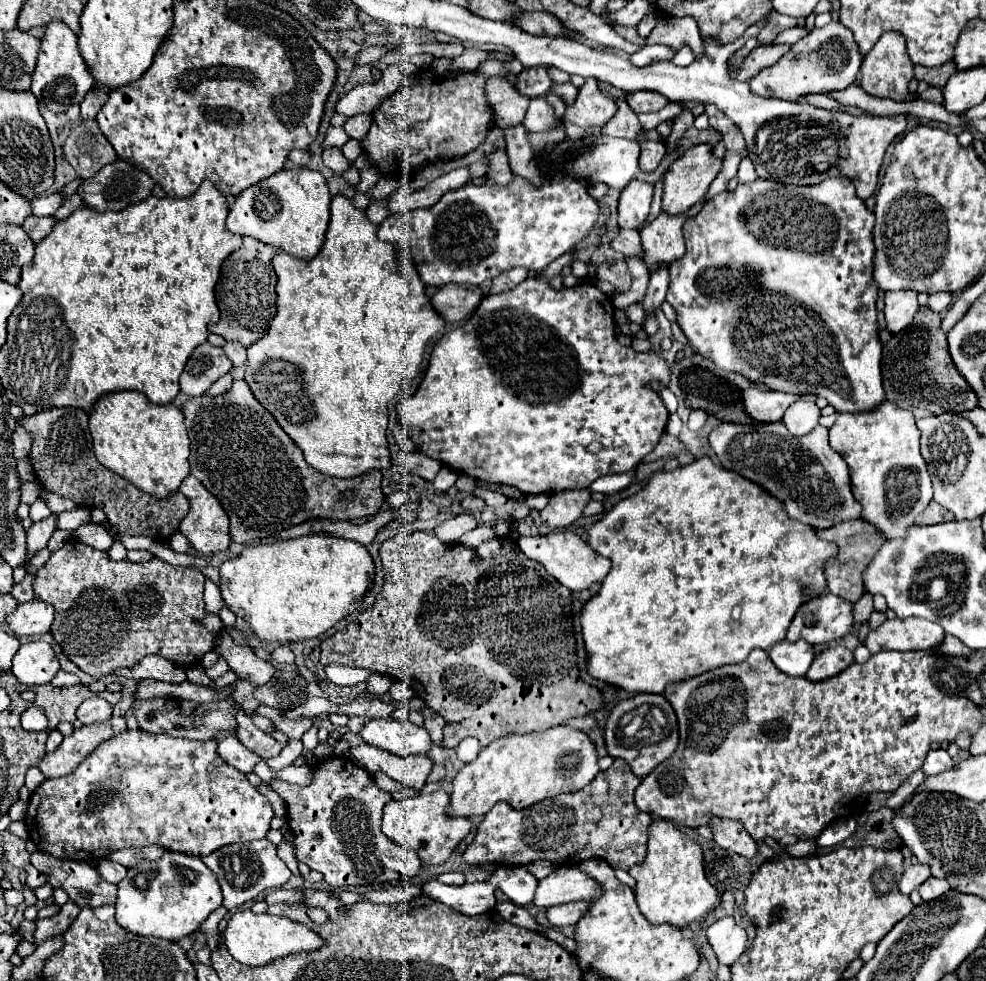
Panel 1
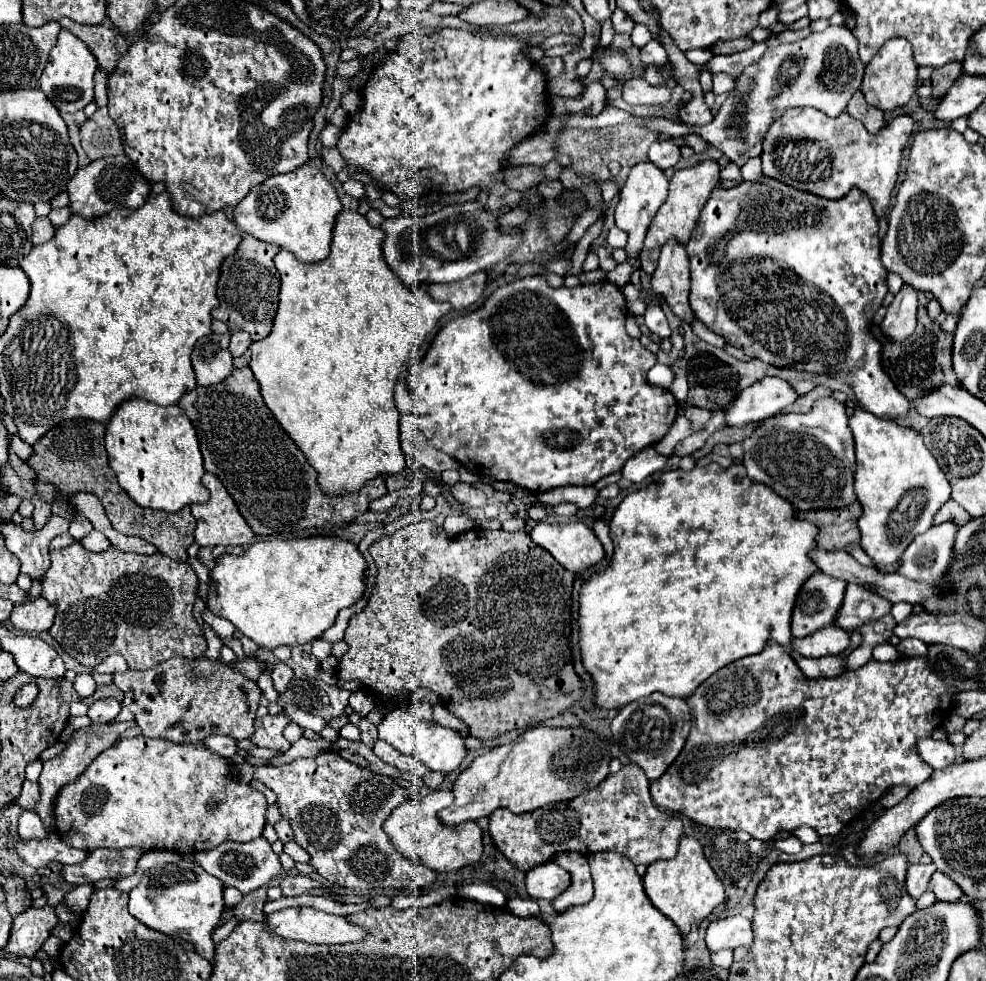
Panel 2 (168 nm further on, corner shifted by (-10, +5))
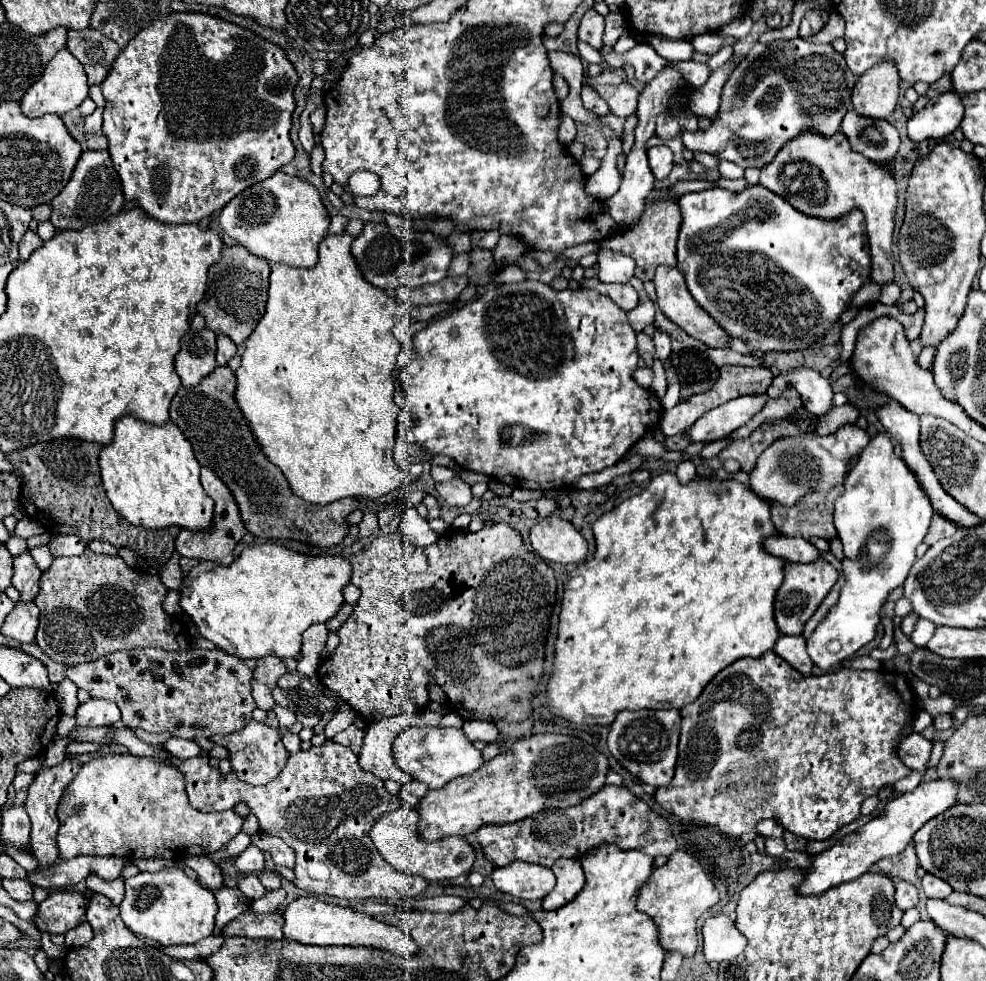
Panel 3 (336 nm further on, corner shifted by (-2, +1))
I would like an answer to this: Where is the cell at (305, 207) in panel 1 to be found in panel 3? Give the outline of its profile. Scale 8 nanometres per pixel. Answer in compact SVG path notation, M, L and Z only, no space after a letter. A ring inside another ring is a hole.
M279 171L229 201L219 213L219 223L229 237L269 263L313 267L319 243L327 237L329 213L321 203L319 191L309 181Z

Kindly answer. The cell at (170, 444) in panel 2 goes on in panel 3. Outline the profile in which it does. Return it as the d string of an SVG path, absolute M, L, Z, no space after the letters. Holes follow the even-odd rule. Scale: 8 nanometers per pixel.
M125 415L115 423L115 437L99 453L101 479L109 501L129 523L145 529L169 525L203 531L211 527L213 501L199 483L199 463L191 443L175 423L153 425Z

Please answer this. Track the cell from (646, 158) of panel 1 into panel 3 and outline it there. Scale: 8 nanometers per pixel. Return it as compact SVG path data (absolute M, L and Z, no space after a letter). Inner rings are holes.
M655 145L647 149L649 165L655 179L665 179L673 169L673 151L667 145Z

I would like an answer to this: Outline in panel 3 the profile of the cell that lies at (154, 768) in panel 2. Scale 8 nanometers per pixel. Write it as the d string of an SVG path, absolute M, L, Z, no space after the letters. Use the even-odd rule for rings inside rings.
M107 753L85 763L65 789L57 817L60 823L57 845L61 859L73 859L77 855L117 855L131 861L143 857L187 859L195 855L211 855L241 833L245 821L245 817L237 815L233 809L219 813L199 813L191 809L185 793L185 775L173 763L131 753Z

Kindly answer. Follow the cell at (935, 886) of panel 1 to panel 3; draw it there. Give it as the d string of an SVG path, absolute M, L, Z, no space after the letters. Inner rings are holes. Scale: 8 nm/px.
M925 873L923 879L921 879L921 885L923 885L923 891L925 891L925 897L931 897L931 899L947 899L951 895L951 885L947 885L943 879L931 875L931 873Z

